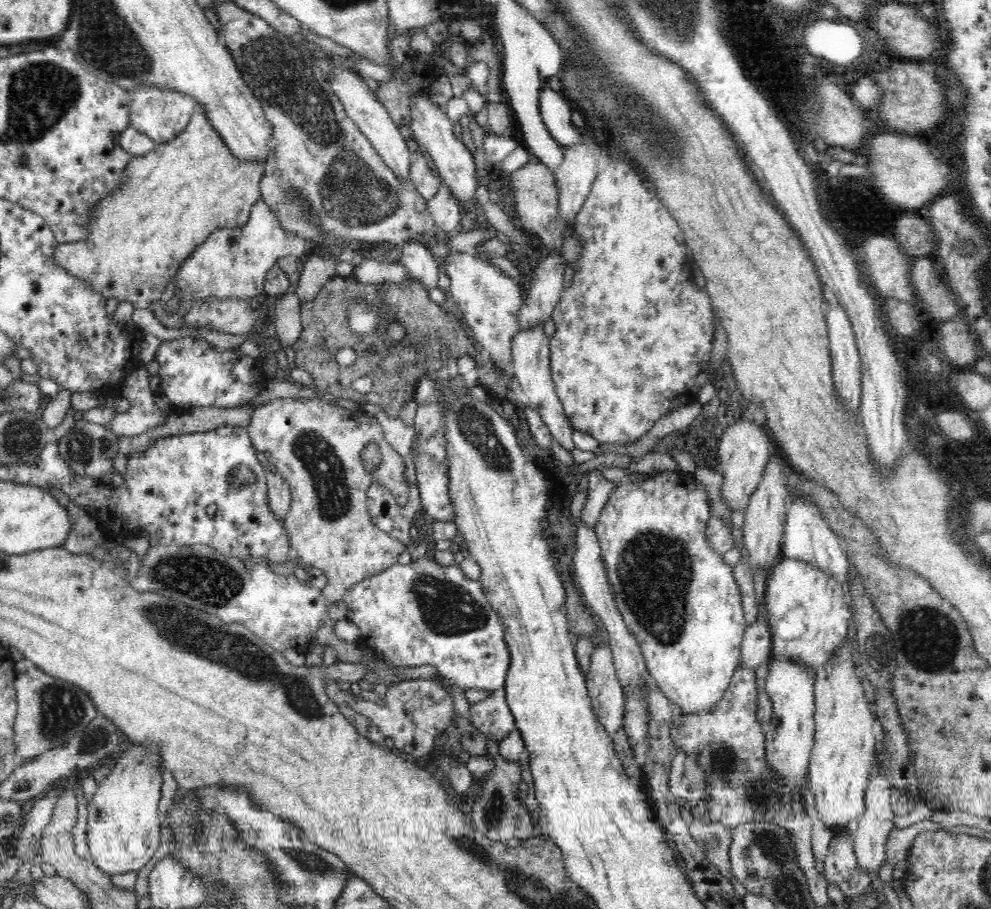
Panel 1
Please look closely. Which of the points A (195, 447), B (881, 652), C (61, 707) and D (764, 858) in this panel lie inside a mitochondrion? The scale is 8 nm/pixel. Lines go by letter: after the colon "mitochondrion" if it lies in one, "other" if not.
A: other
B: mitochondrion
C: mitochondrion
D: mitochondrion

